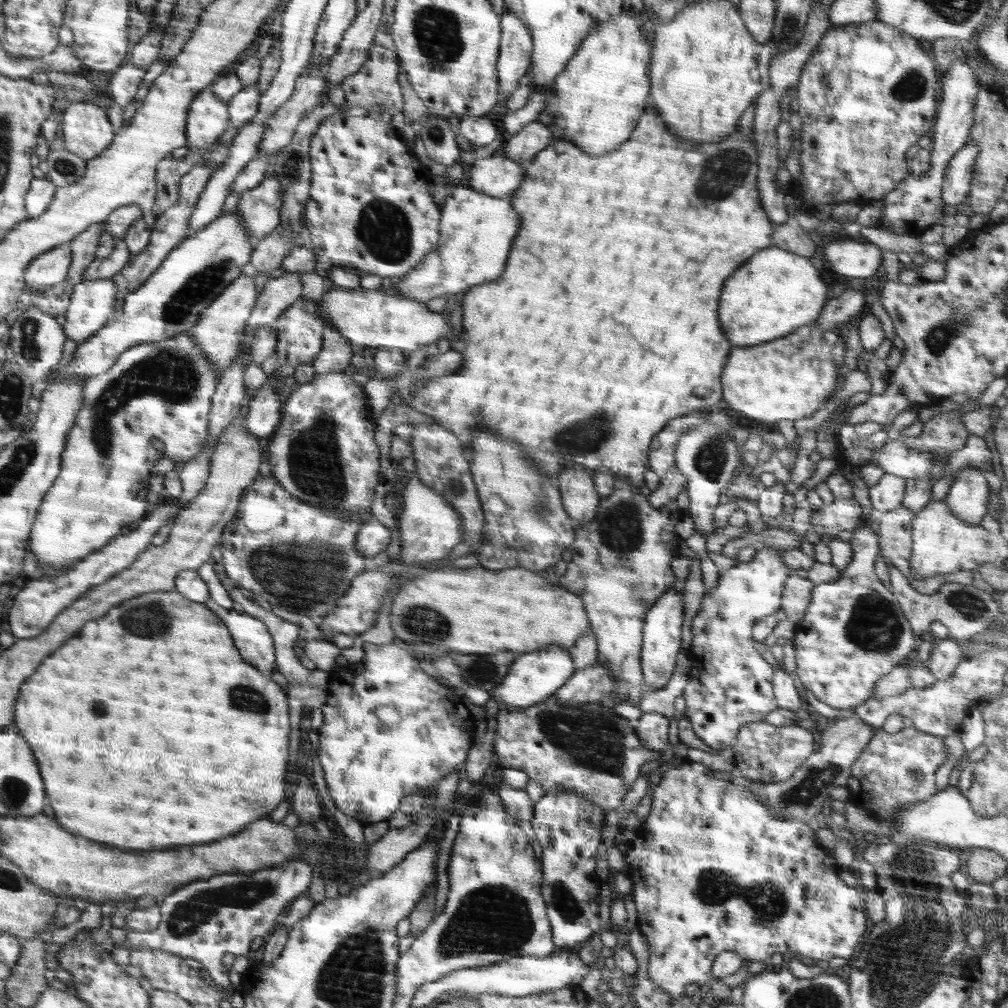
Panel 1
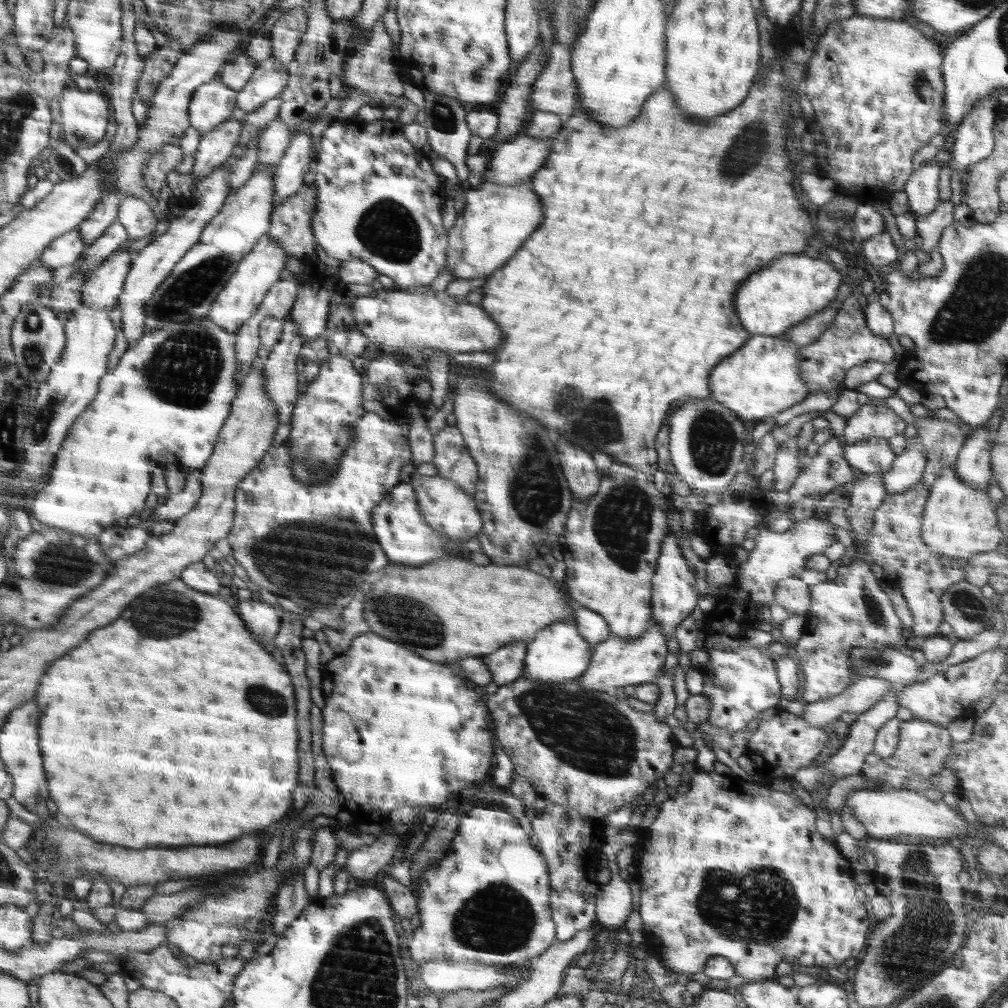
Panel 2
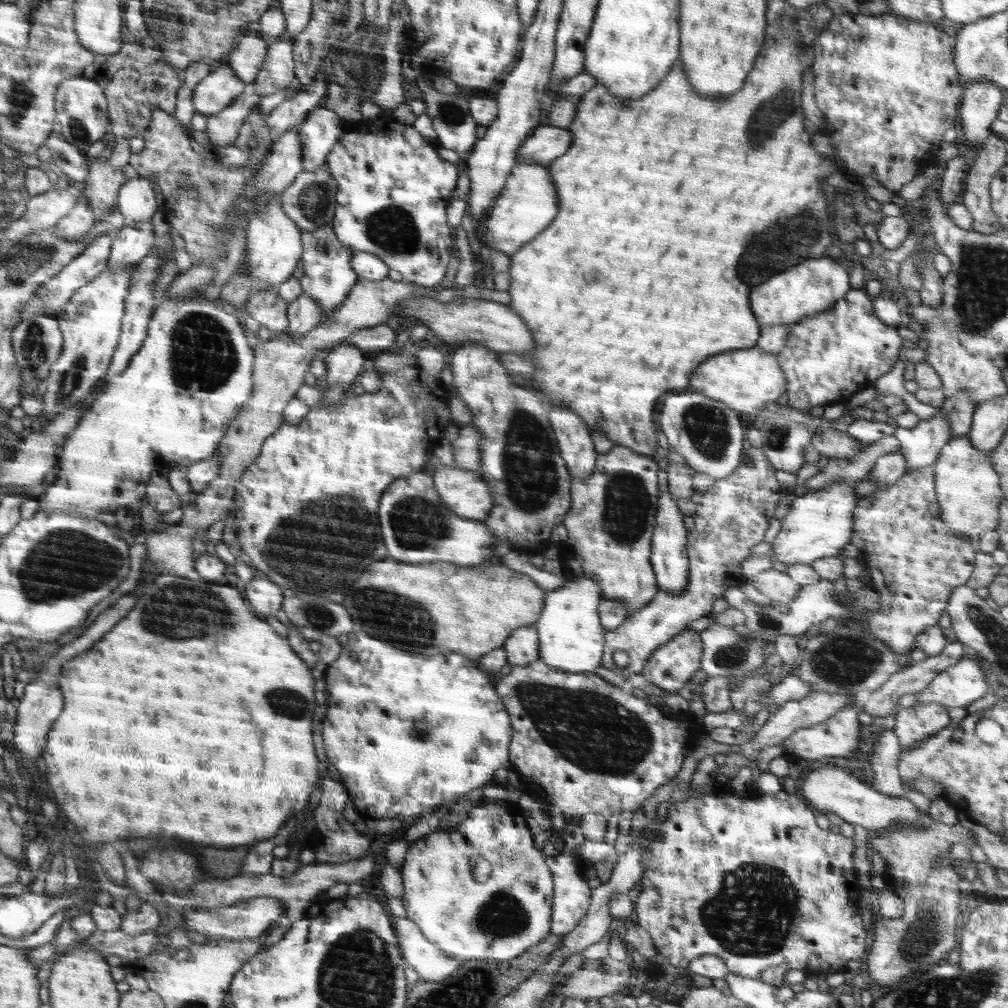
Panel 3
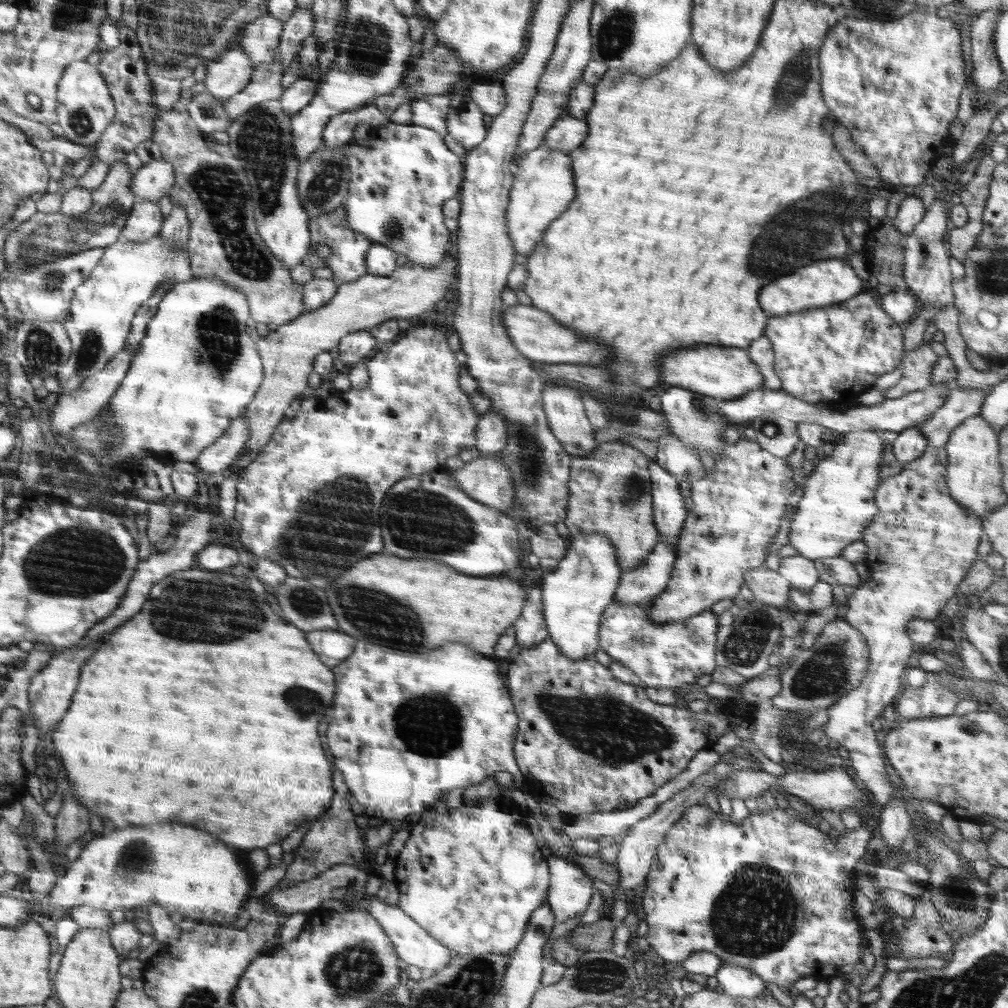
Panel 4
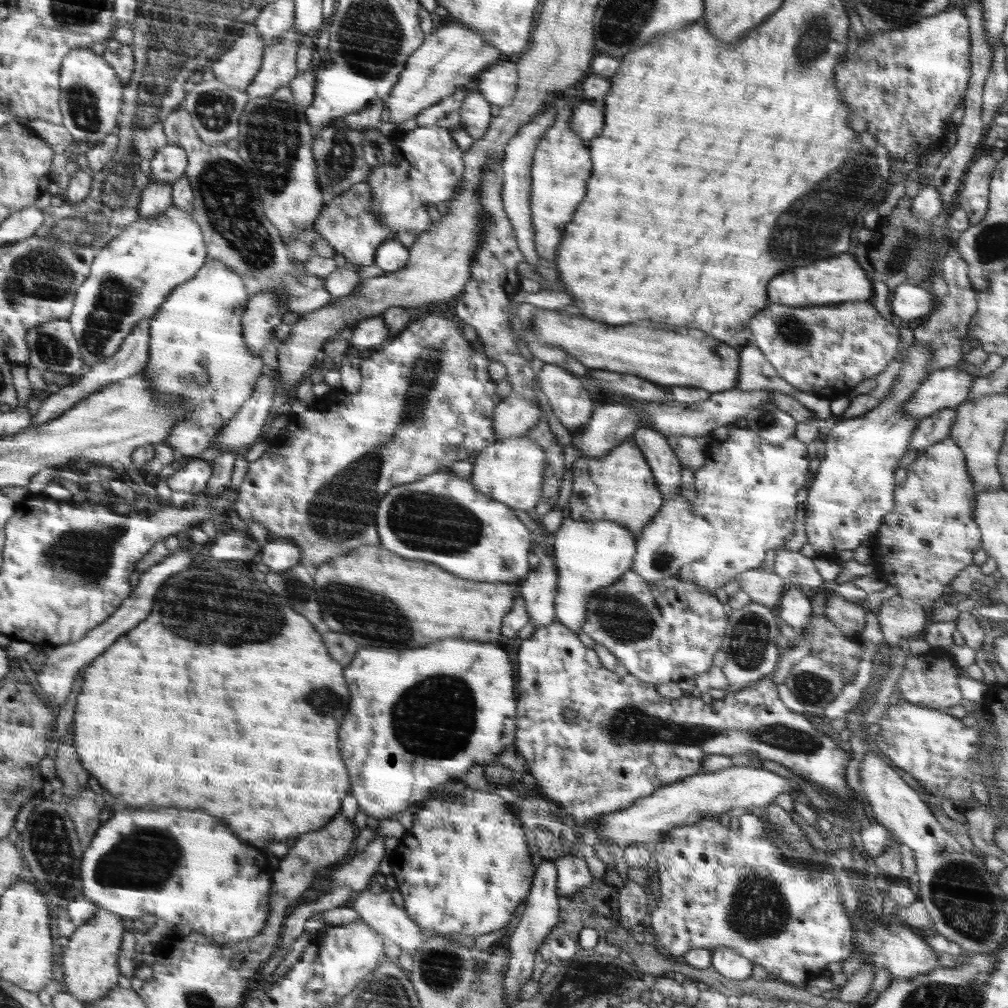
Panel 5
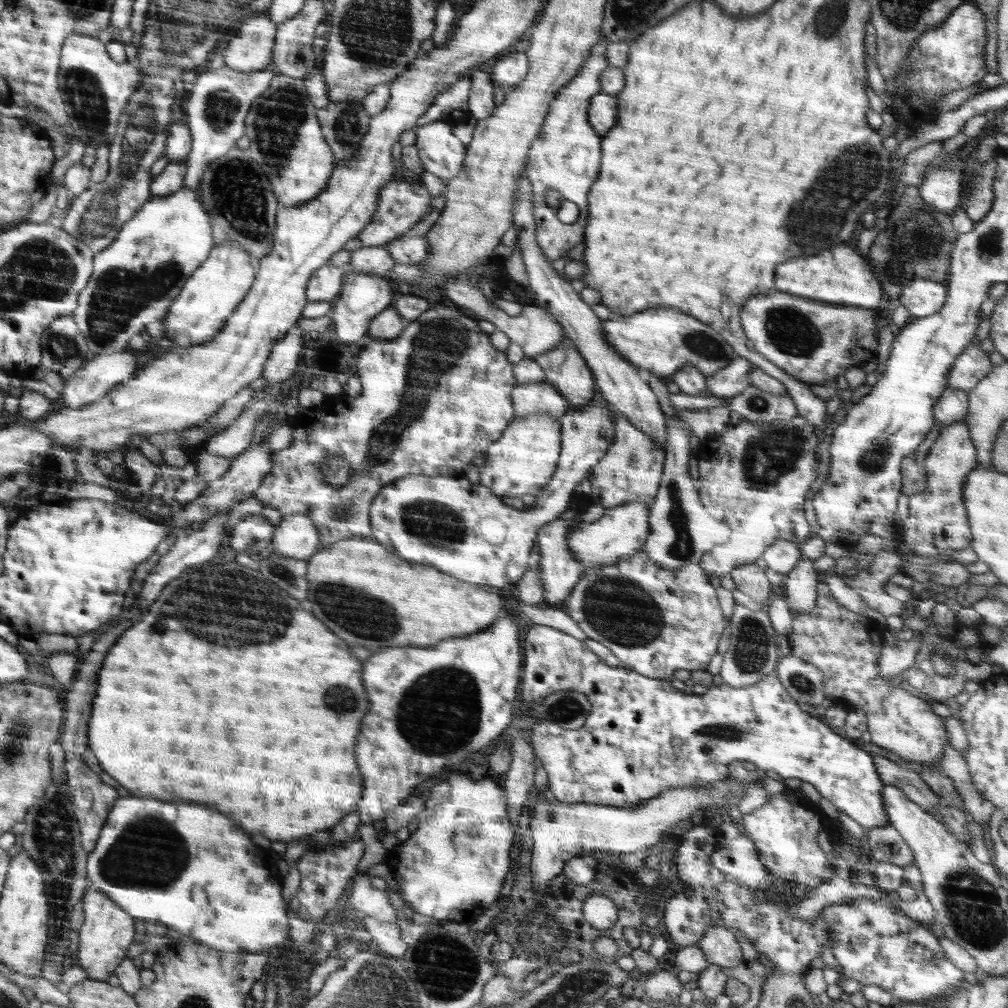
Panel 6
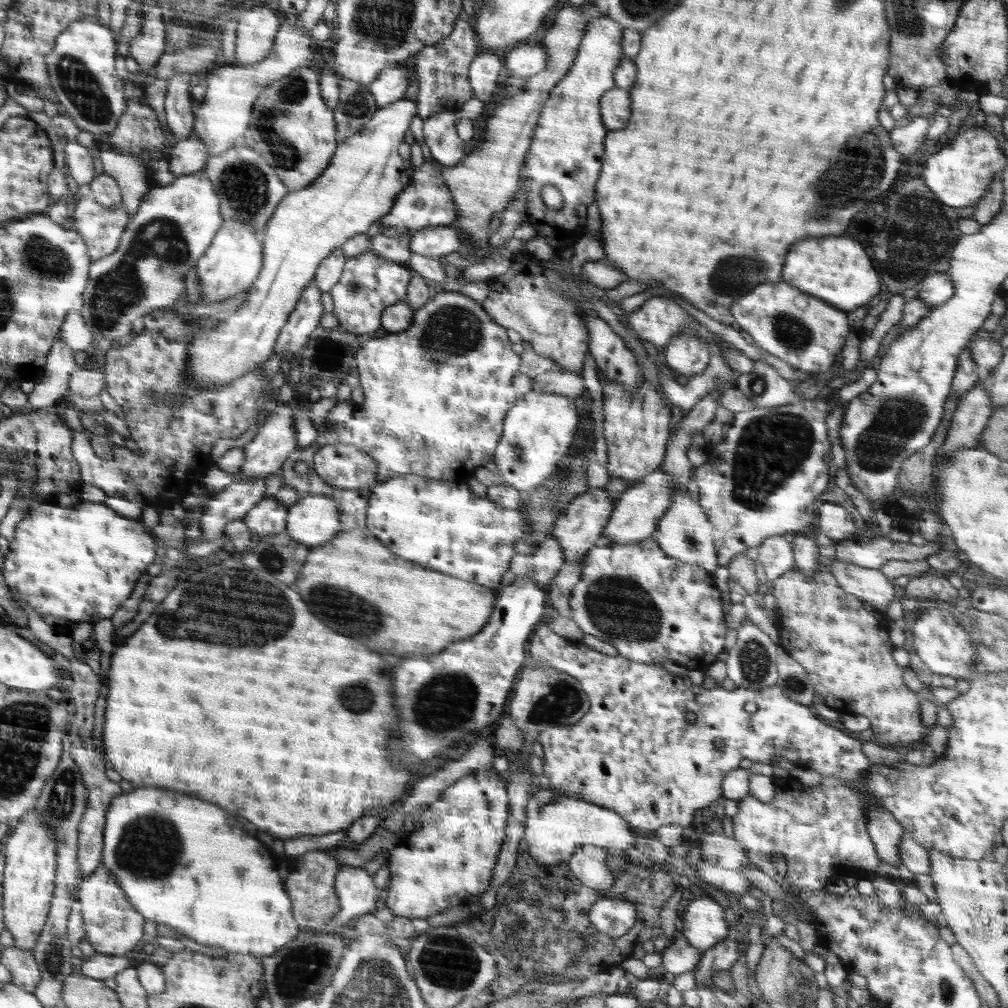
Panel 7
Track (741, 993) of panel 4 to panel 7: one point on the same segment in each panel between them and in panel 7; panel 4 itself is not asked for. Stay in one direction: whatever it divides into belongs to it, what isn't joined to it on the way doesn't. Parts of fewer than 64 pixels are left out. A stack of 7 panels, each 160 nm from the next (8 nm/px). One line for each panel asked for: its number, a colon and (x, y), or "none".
5: (724, 960)
6: (719, 945)
7: (704, 925)

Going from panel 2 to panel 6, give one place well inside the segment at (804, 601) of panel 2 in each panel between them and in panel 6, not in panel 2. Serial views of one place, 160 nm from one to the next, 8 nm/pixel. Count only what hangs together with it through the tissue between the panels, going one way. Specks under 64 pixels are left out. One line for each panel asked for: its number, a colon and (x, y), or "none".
3: (777, 586)
4: (768, 587)
5: (764, 586)
6: (750, 579)

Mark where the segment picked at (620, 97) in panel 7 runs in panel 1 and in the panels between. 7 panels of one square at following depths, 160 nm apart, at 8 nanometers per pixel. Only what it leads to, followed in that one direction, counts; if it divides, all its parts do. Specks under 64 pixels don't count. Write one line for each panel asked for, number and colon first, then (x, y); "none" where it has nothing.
1: (498, 176)
2: (517, 160)
3: (547, 142)
4: (567, 133)
5: (587, 121)
6: (602, 114)

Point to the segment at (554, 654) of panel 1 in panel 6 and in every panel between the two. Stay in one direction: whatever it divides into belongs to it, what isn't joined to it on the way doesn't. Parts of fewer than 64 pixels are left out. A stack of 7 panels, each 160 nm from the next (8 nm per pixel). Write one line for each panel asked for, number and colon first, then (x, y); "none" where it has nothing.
2: (558, 653)
3: (571, 638)
4: (574, 596)
5: (589, 555)
6: (623, 530)

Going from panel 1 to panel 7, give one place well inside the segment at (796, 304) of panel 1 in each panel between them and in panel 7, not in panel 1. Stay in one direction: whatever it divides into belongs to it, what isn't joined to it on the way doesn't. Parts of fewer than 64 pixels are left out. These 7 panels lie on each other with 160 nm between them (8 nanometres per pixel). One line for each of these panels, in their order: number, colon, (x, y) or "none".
2: (786, 292)
3: (814, 286)
4: (832, 281)
5: (840, 279)
6: (839, 276)
7: (837, 270)

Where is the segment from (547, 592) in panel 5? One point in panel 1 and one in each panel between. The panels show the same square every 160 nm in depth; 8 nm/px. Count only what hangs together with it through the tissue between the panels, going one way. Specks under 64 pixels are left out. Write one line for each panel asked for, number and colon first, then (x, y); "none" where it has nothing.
1: (485, 672)
2: (505, 665)
3: (521, 648)
4: (530, 629)

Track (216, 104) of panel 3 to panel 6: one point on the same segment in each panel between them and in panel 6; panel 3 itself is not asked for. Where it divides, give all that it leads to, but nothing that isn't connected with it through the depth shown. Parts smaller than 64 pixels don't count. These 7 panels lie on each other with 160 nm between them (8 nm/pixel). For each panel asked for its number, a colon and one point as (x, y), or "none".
4: (227, 77)
5: (237, 67)
6: (250, 49)

